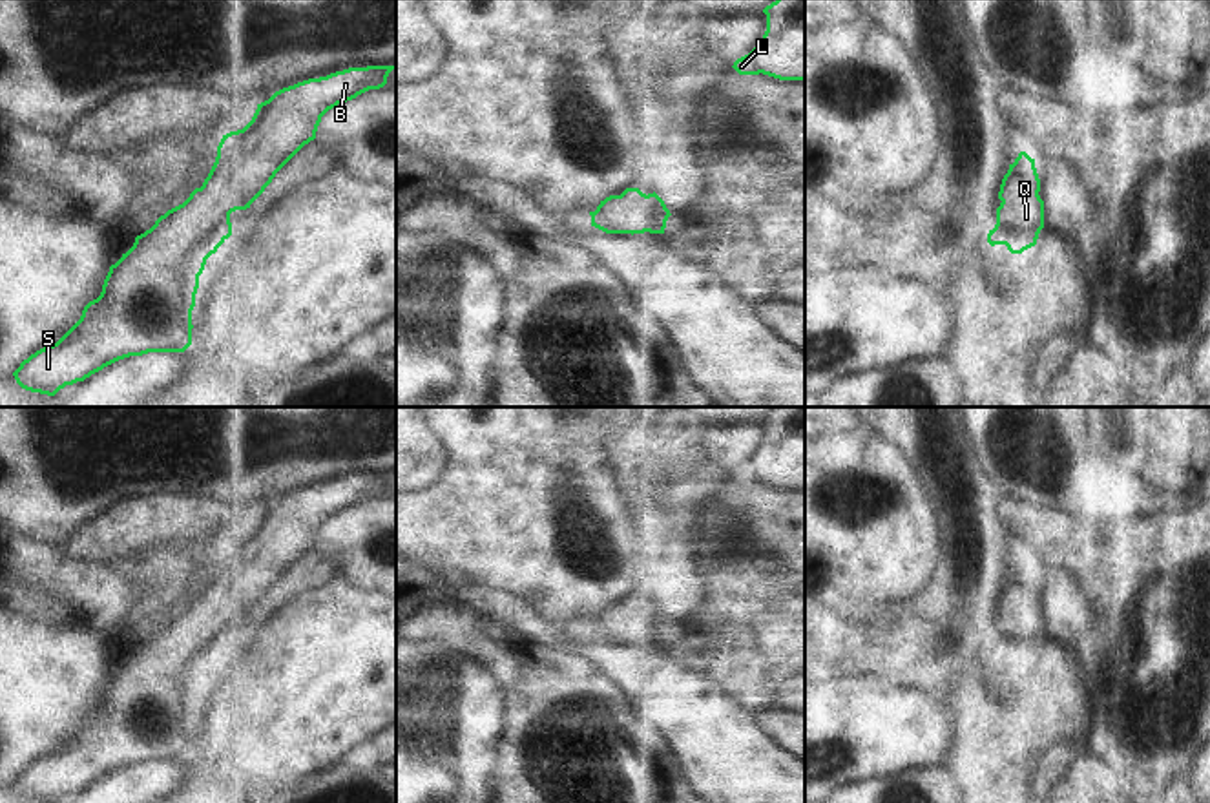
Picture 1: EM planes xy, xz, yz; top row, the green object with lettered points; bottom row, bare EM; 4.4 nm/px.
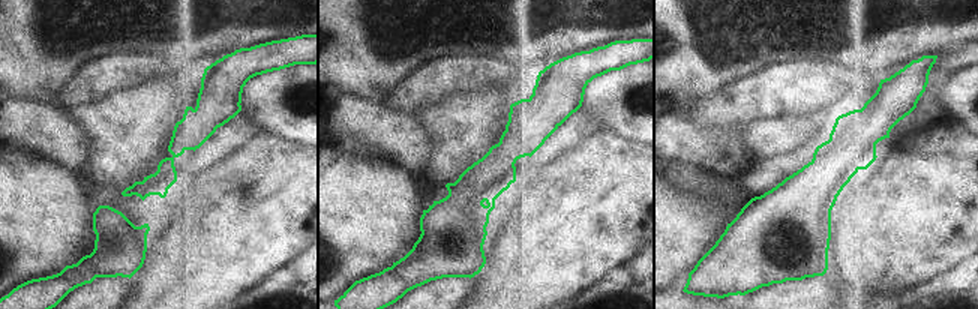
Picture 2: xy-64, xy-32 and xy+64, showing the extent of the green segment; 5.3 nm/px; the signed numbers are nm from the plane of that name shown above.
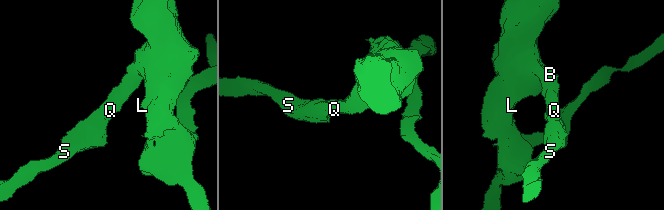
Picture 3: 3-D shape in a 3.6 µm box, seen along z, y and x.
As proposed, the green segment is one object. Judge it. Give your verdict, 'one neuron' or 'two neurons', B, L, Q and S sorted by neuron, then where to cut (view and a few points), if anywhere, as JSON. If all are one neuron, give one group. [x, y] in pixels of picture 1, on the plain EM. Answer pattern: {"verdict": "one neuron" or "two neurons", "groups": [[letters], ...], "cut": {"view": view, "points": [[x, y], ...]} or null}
{"verdict": "one neuron", "groups": [["B", "L", "Q", "S"]], "cut": null}

